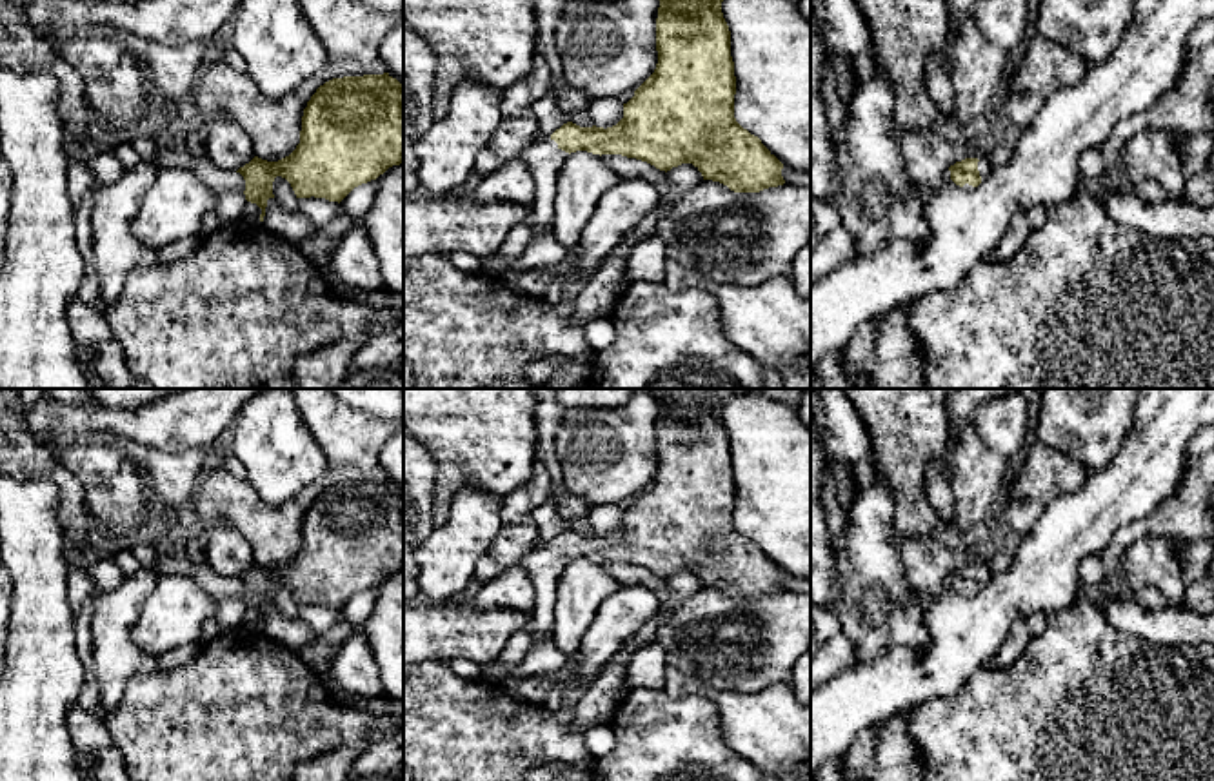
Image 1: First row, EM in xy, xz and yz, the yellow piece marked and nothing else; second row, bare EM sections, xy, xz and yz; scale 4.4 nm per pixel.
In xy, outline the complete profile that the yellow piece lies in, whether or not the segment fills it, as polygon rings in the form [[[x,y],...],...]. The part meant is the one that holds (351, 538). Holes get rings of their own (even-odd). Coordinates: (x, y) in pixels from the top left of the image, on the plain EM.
[[[383,479],[333,485],[320,492],[304,516],[300,550],[296,556],[278,568],[254,563],[236,579],[245,587],[245,607],[262,616],[260,628],[264,628],[267,607],[274,605],[273,588],[276,583],[291,590],[296,605],[314,603],[340,610],[354,594],[376,587],[389,574],[400,570],[403,570],[403,492],[389,479]]]

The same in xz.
[[[651,389],[658,407],[654,479],[623,510],[623,525],[612,534],[580,534],[572,529],[556,536],[551,545],[538,545],[518,567],[534,587],[532,647],[552,636],[556,618],[558,578],[576,558],[622,561],[671,578],[692,570],[703,583],[734,599],[760,599],[783,592],[783,570],[743,536],[734,525],[736,483],[731,463],[731,438],[721,420],[725,400],[749,389]]]

